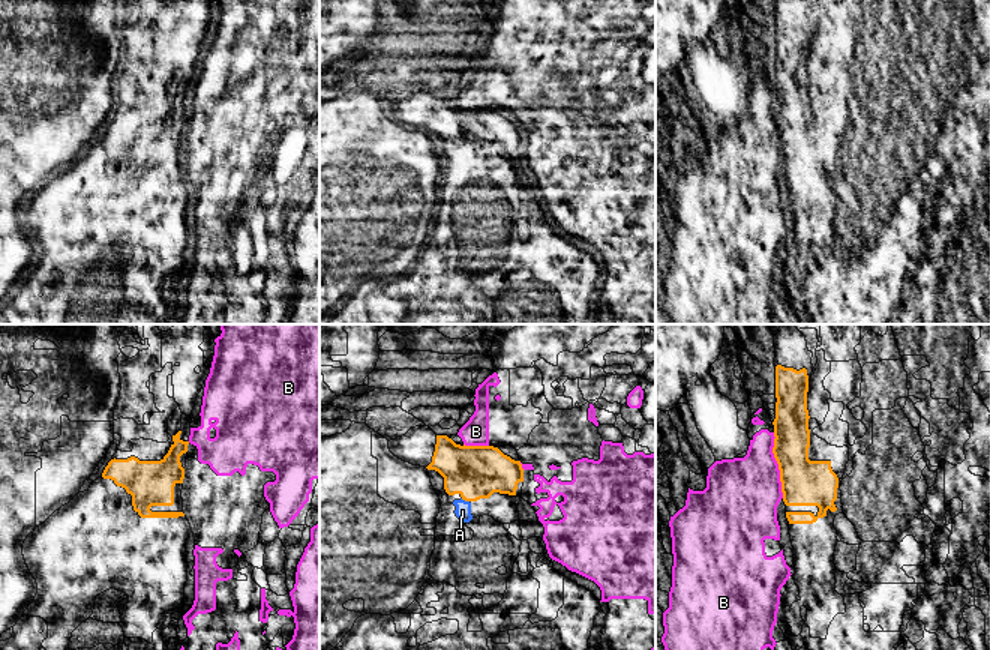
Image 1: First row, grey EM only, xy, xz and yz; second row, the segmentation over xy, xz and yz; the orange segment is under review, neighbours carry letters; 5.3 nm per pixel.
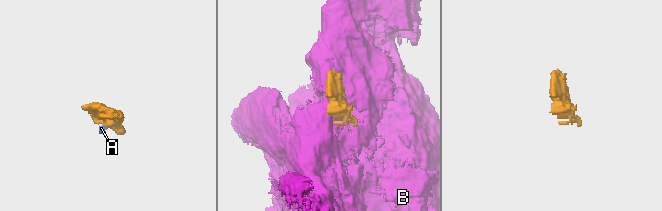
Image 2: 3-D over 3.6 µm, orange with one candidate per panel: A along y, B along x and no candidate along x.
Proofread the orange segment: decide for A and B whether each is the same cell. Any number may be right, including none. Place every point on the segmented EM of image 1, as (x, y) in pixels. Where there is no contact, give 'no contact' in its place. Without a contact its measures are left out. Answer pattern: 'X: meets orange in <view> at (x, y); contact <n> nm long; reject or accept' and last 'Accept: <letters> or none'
A: meets orange in xz at (465, 500); contact 50 nm long; accept
B: meets orange in yz at (779, 466); contact 360 nm long; reject
Accept: A

